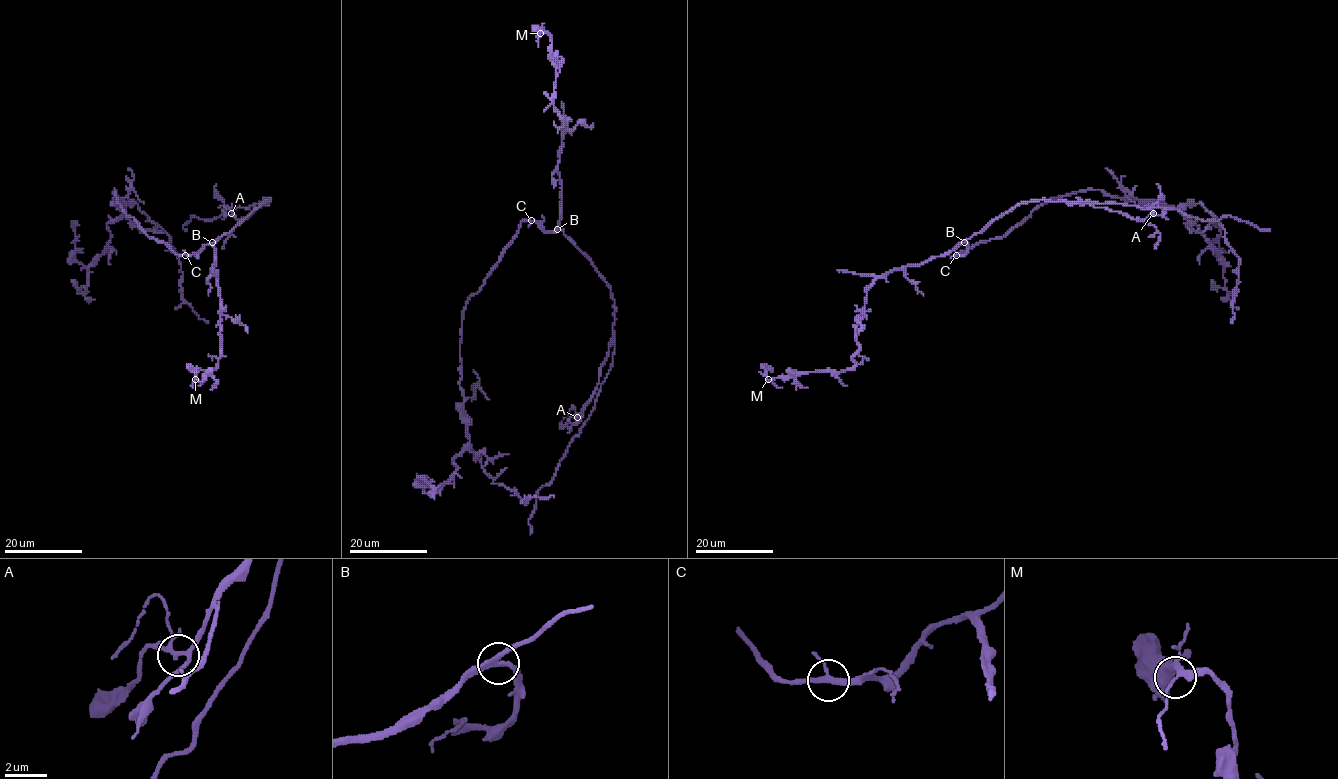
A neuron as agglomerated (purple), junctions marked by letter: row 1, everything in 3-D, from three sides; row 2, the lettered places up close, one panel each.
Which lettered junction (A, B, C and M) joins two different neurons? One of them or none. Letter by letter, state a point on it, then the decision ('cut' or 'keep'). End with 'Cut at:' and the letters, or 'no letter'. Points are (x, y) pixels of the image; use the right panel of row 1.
A: place (1153, 213); keep
B: place (964, 242); keep
C: place (956, 255); keep
M: place (768, 379); keep
Cut at: no letter

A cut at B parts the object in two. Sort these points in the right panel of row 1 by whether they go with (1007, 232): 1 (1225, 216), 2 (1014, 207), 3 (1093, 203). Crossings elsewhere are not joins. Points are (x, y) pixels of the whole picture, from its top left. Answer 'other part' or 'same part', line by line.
1: other part
2: other part
3: other part

